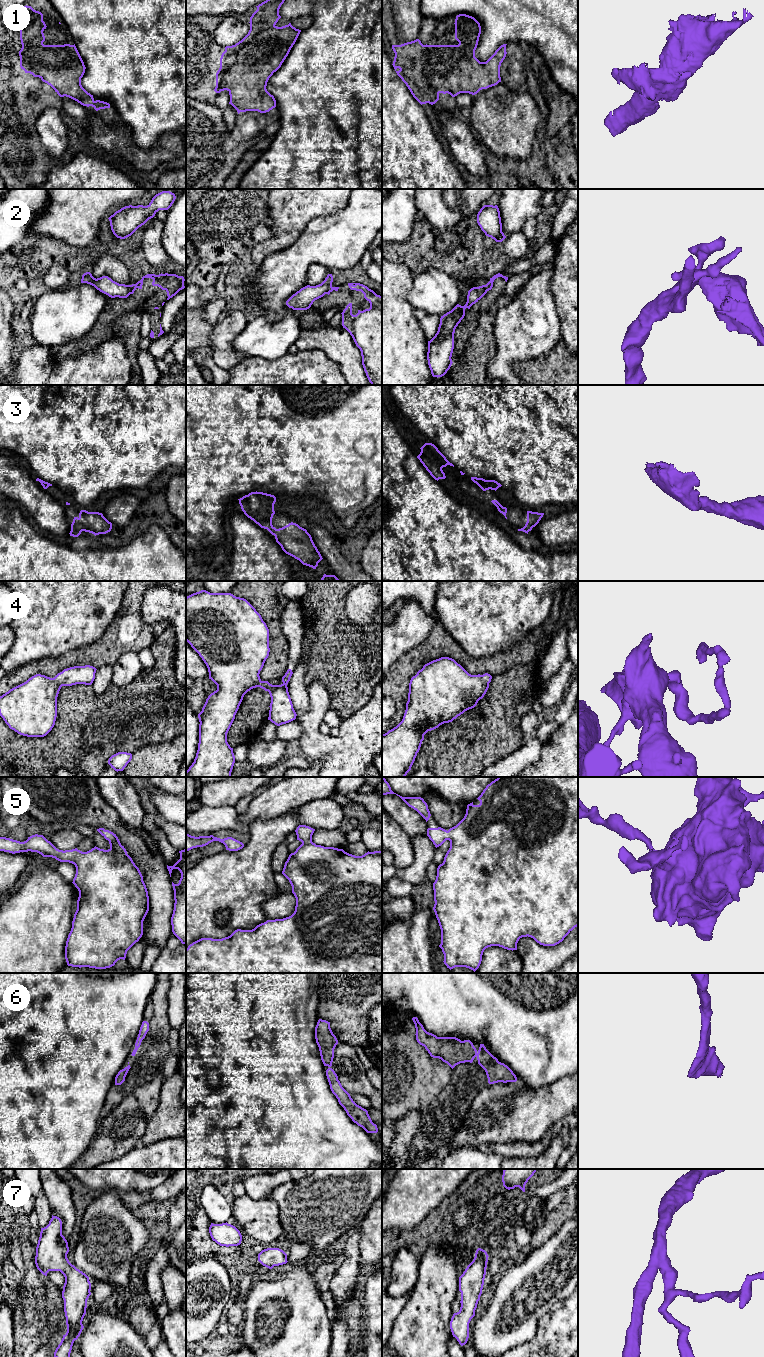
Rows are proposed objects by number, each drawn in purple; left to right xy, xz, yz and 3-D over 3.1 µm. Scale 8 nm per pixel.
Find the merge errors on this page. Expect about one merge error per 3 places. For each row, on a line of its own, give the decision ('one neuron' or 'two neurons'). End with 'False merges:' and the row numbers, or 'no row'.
1: one neuron
2: two neurons
3: one neuron
4: one neuron
5: one neuron
6: one neuron
7: one neuron
False merges: 2

